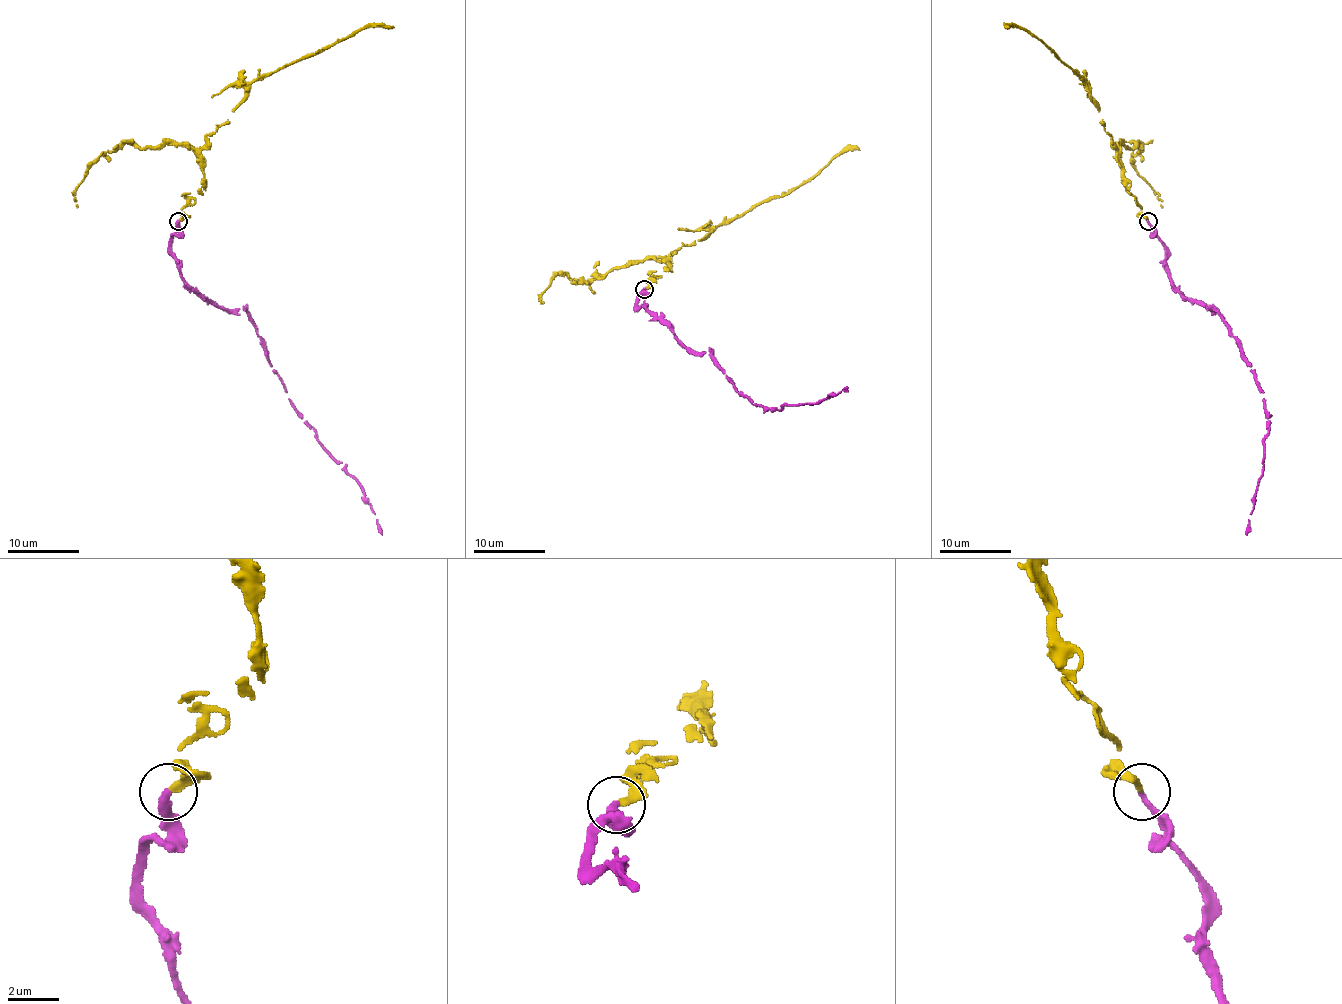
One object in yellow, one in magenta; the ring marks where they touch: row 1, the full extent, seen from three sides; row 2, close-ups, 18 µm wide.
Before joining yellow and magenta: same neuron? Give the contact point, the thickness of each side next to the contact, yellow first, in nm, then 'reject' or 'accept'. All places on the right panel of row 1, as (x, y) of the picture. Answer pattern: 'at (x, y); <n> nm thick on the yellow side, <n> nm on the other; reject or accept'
at (1148, 221); 300 nm thick on the yellow side, 280 nm on the other; accept

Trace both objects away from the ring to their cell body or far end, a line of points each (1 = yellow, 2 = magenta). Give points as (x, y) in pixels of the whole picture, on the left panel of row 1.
1: (180, 221), (181, 209), (203, 189), (205, 139), (224, 122), (253, 81), (370, 26), (393, 27)
2: (178, 221), (171, 248), (180, 277), (201, 298), (251, 316), (291, 406), (361, 488), (382, 535)

